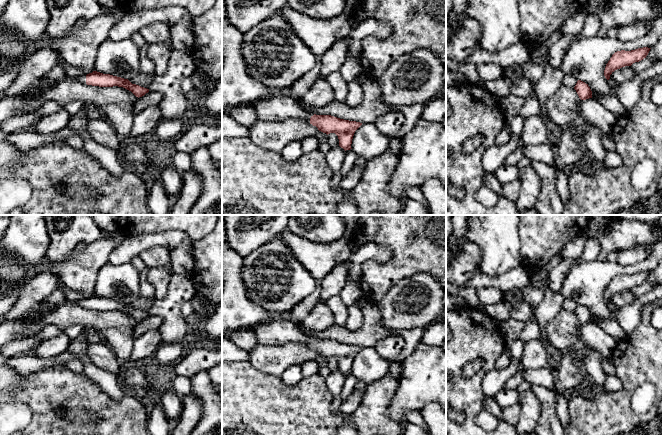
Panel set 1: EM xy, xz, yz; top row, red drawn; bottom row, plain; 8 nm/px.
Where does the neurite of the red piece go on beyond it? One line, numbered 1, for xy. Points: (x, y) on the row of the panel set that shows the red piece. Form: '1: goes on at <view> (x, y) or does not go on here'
1: goes on at xy (58, 73)

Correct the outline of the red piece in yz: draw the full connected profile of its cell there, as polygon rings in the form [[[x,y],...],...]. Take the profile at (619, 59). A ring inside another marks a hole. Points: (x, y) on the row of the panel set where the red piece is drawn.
[[[643,47],[631,51],[617,51],[615,52],[604,70],[604,76],[607,80],[610,79],[610,75],[617,69],[625,66],[631,66],[635,62],[639,62],[646,58],[651,48]]]

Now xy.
[[[58,52],[57,54],[58,54],[58,64],[49,73],[45,74],[42,77],[42,80],[48,86],[52,86],[55,83],[66,80],[66,79],[72,79],[72,80],[77,80],[79,82],[82,82],[87,85],[92,85],[92,86],[123,87],[131,91],[138,98],[144,96],[146,93],[149,92],[149,89],[141,87],[136,84],[132,84],[128,79],[113,76],[110,74],[103,74],[97,71],[93,71],[92,73],[89,73],[87,75],[83,75],[77,78],[72,78],[66,73],[63,67],[65,60],[62,58],[62,56]]]

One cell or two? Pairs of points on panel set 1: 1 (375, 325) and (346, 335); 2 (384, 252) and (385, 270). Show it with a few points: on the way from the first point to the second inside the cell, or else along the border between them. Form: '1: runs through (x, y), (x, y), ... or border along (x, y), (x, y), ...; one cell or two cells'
1: runs through (368, 332), (365, 335), (353, 335); one cell
2: border along (392, 251), (387, 261), (366, 260), (362, 268); two cells

